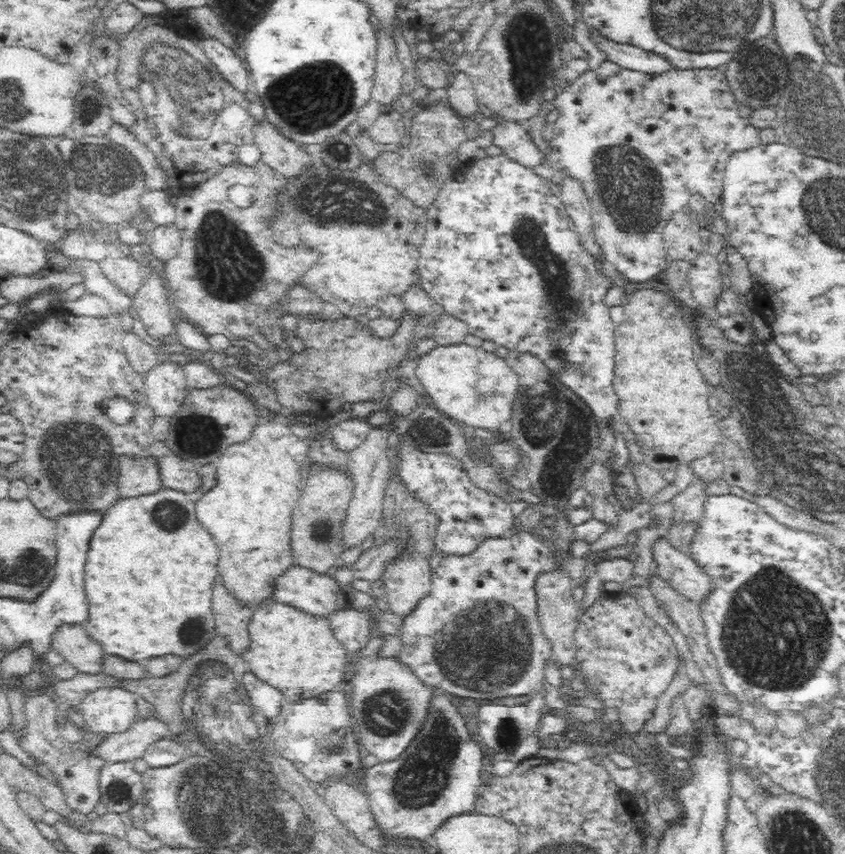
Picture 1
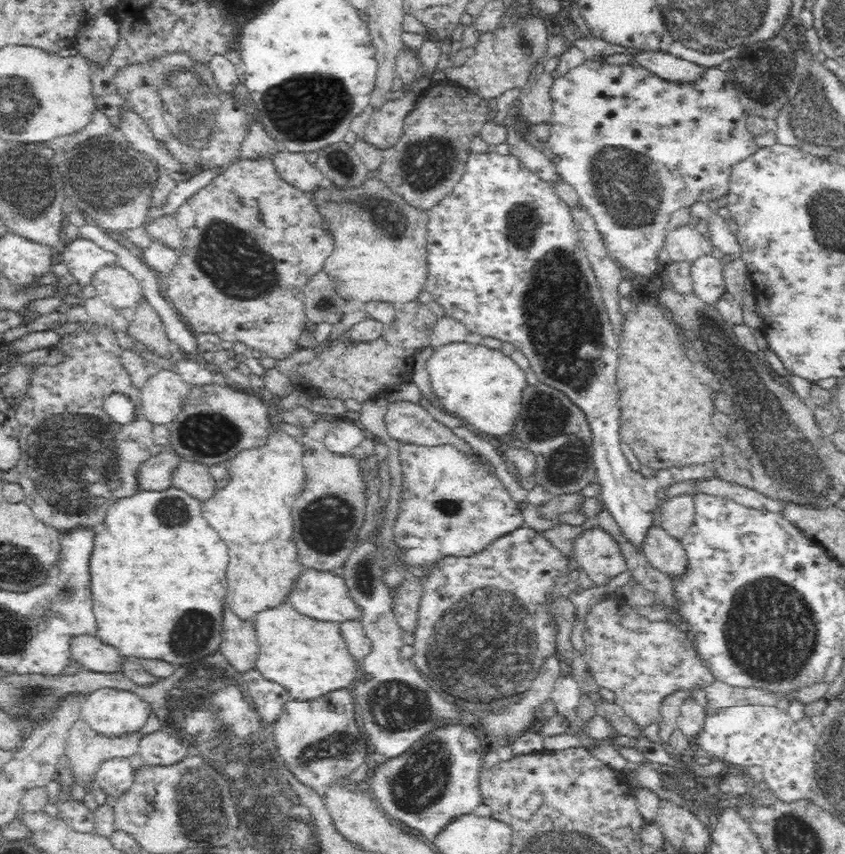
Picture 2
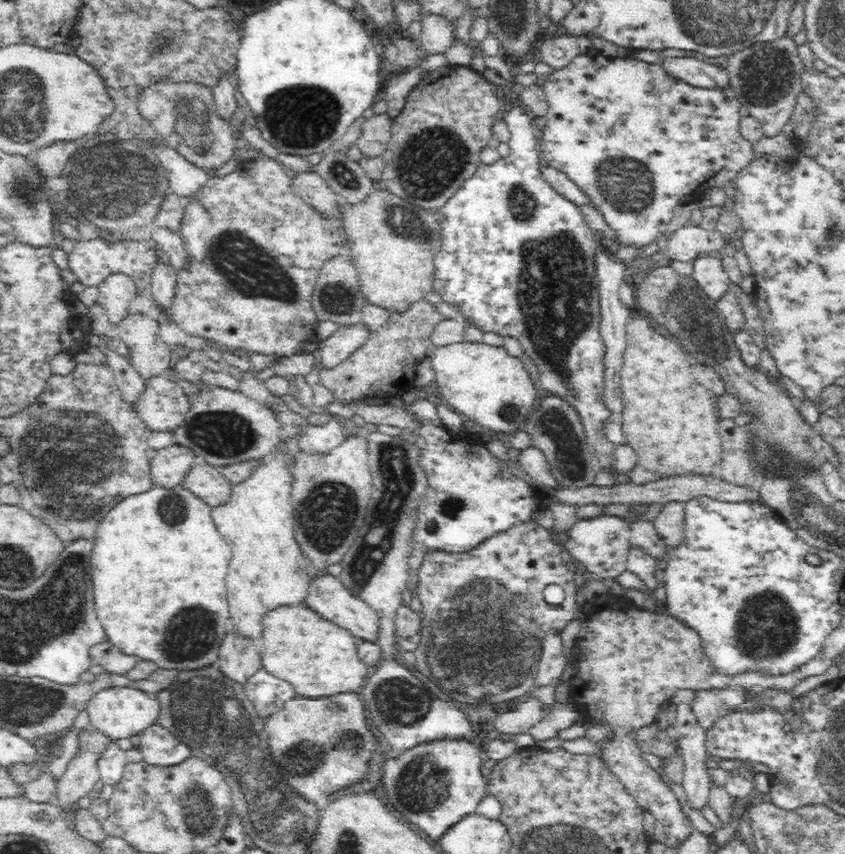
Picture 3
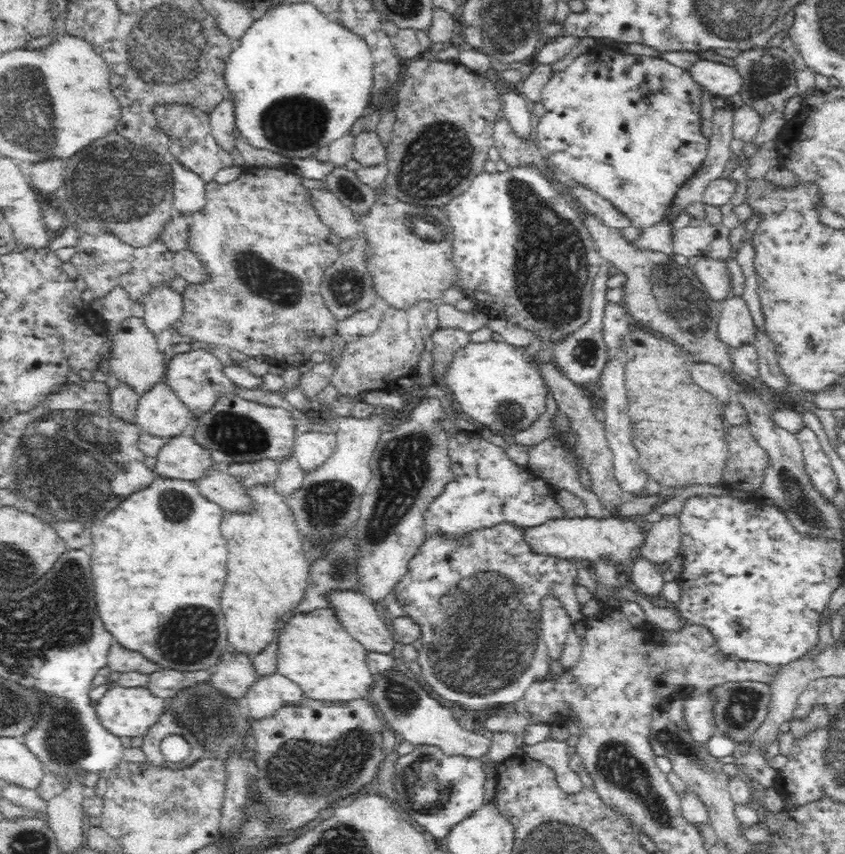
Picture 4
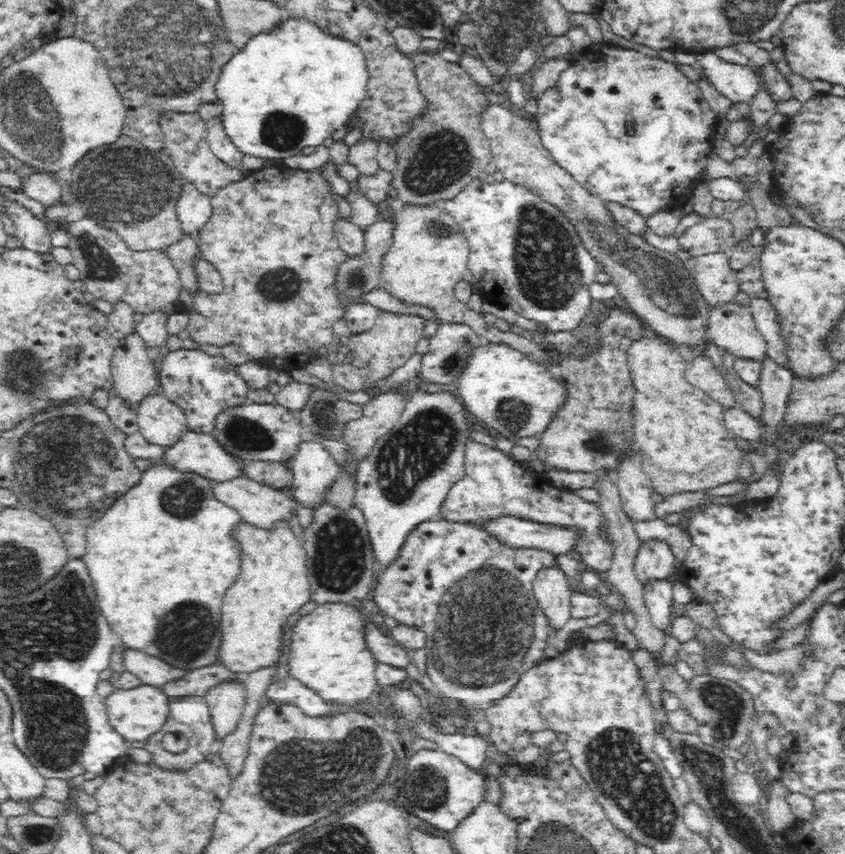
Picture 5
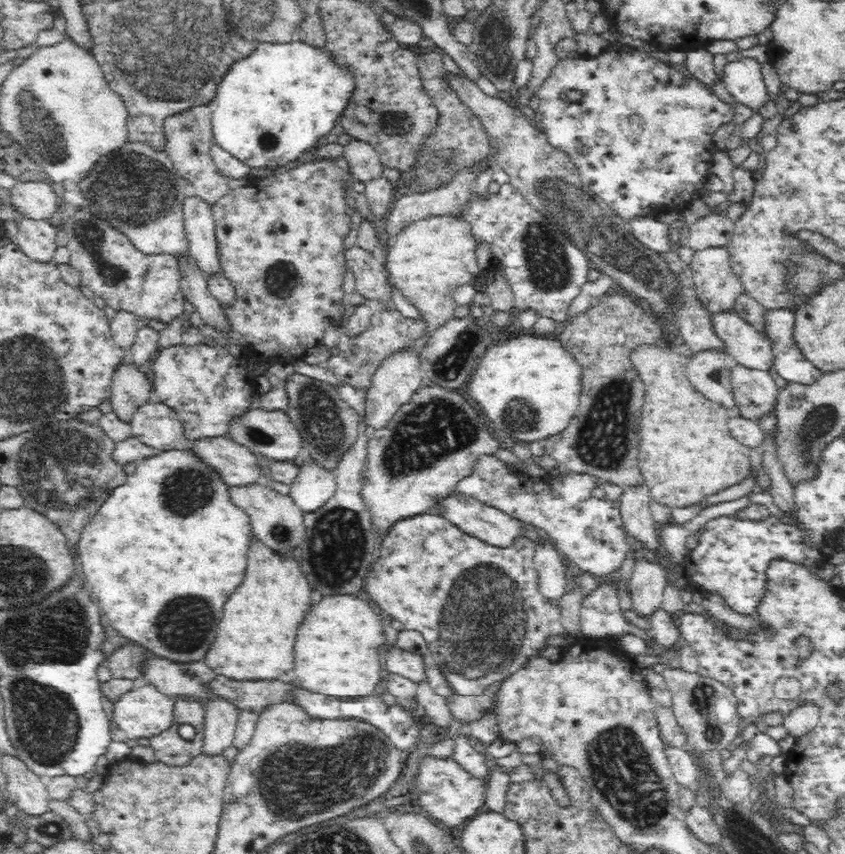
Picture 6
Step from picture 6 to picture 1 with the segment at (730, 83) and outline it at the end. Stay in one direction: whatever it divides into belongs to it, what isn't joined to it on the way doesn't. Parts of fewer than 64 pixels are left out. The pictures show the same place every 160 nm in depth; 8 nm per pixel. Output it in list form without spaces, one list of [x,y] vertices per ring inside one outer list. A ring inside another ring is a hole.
[[[589,28],[589,35],[594,44],[605,54],[605,60],[618,64],[622,69],[637,70],[638,72],[658,75],[667,70],[674,69],[667,60],[659,54],[646,52],[630,44],[619,44],[605,37],[602,32]],[[594,30],[594,32],[592,32]]]

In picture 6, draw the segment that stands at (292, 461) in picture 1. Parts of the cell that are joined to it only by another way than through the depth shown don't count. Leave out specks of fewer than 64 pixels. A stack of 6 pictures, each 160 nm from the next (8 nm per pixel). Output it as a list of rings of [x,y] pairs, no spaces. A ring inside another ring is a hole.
[[[254,534],[249,540],[246,576],[224,604],[216,644],[204,662],[215,673],[232,679],[276,679],[294,666],[296,628],[310,608],[312,587],[291,552],[276,551]]]

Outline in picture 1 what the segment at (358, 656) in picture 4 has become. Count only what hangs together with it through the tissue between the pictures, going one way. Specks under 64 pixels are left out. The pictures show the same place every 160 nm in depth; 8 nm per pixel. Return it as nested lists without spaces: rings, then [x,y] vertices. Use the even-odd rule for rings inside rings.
[[[270,598],[253,610],[248,624],[250,642],[240,655],[262,682],[278,688],[286,698],[298,700],[300,696],[318,696],[342,680],[349,654],[334,638],[327,617],[312,615]]]

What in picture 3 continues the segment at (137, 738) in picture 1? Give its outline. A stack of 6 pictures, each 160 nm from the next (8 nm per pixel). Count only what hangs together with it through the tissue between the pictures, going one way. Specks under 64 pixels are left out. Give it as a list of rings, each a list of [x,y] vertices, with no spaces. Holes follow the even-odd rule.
[[[85,727],[78,732],[78,750],[67,764],[63,776],[57,782],[56,793],[53,796],[57,806],[60,806],[61,810],[64,811],[67,816],[74,810],[76,802],[80,798],[93,794],[94,784],[100,780],[98,761],[102,758],[102,754],[106,752],[106,748],[108,748],[110,744],[115,744],[118,748],[125,751],[134,748],[130,737],[114,741],[100,731],[94,732],[94,730],[88,730],[88,728]]]

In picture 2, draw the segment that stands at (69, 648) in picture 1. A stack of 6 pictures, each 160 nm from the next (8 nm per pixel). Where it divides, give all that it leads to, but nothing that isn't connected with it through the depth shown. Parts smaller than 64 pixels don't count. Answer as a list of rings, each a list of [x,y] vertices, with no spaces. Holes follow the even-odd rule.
[[[95,634],[72,635],[69,640],[70,656],[86,670],[114,672],[119,670],[122,656],[106,646]]]

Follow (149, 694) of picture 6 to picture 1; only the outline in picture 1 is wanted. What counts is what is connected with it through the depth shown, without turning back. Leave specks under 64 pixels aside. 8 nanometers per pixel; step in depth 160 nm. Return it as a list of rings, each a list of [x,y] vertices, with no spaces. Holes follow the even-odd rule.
[[[106,687],[89,692],[78,704],[80,720],[90,735],[124,732],[139,719],[133,693],[126,688]]]

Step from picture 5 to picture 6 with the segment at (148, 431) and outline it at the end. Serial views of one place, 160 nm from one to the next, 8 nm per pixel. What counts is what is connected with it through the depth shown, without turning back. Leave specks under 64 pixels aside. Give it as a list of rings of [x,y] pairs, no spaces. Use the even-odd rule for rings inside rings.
[[[146,403],[139,406],[130,422],[133,437],[159,452],[182,448],[185,435],[180,416],[170,405]]]

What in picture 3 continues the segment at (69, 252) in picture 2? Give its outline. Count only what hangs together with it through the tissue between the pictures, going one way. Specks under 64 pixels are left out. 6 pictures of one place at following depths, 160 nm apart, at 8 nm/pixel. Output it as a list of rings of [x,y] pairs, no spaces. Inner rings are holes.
[[[105,236],[98,237],[92,240],[77,240],[75,241],[74,250],[68,254],[68,267],[77,281],[84,286],[97,286],[109,274],[124,273],[130,275],[136,283],[138,291],[144,290],[150,284],[151,268],[158,261],[157,256],[158,246],[149,239],[146,241],[128,241],[122,240],[116,243],[110,243],[105,239]]]

